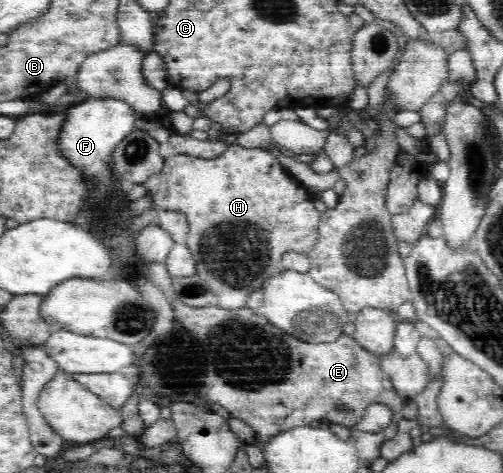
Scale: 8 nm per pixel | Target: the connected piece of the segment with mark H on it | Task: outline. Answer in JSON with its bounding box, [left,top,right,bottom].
[153,144,323,309]

